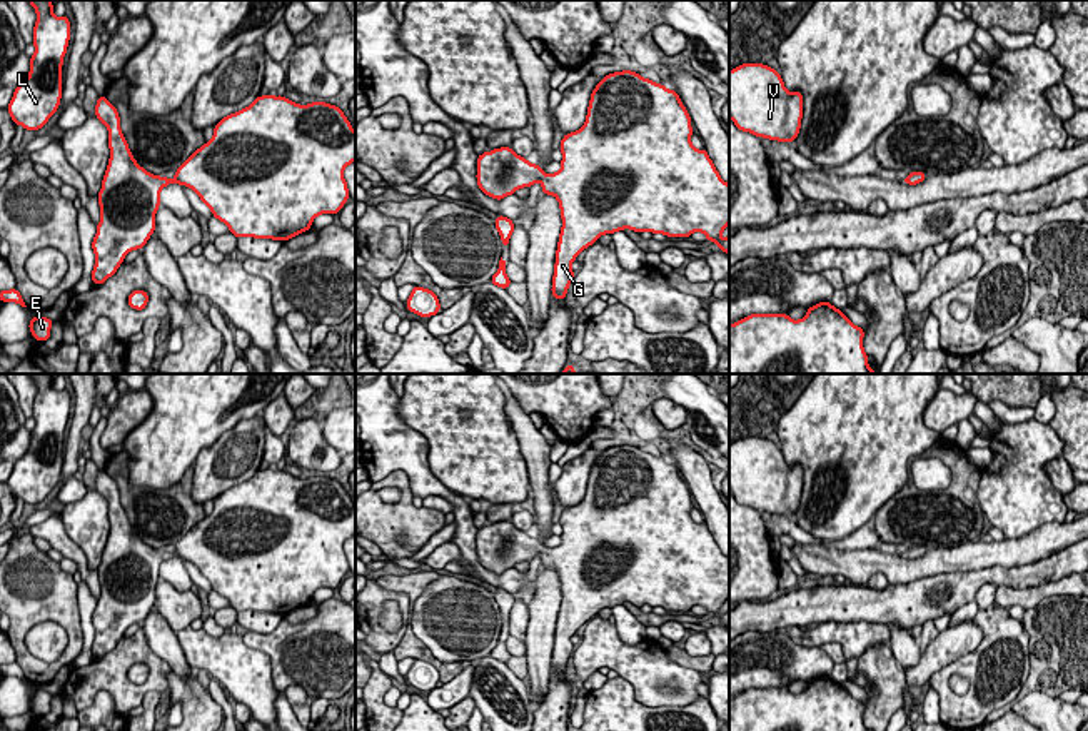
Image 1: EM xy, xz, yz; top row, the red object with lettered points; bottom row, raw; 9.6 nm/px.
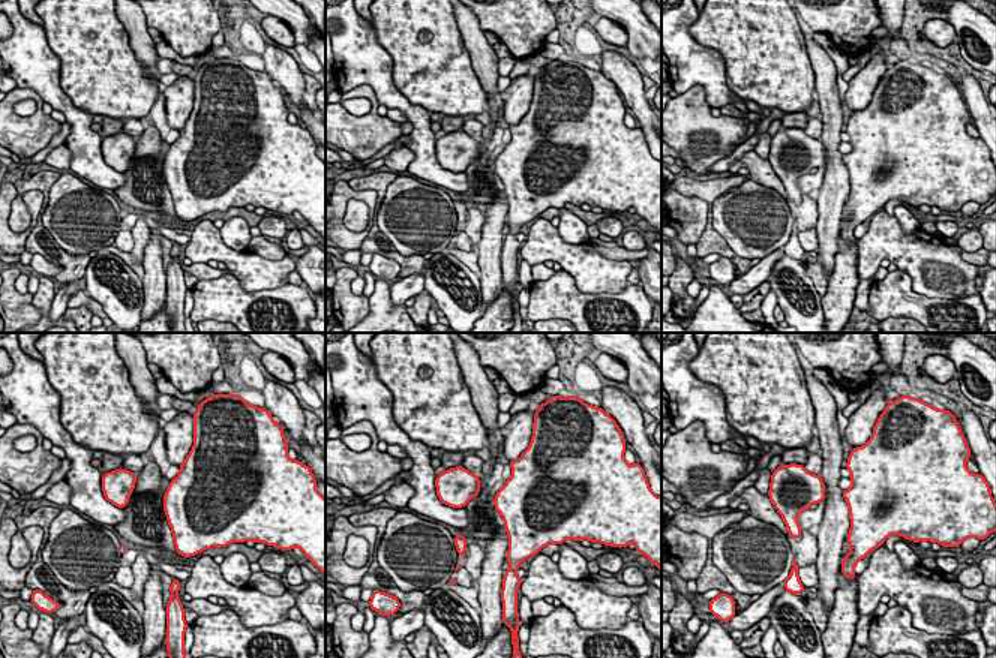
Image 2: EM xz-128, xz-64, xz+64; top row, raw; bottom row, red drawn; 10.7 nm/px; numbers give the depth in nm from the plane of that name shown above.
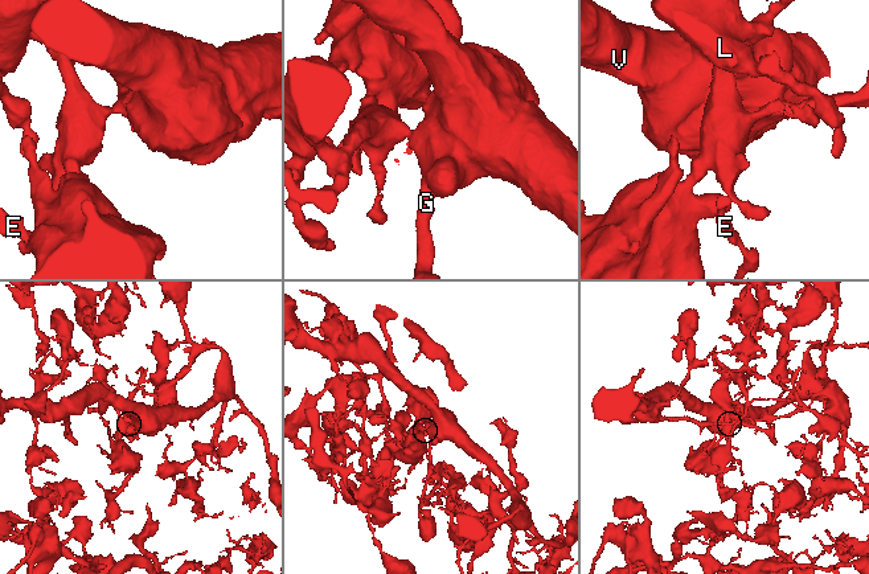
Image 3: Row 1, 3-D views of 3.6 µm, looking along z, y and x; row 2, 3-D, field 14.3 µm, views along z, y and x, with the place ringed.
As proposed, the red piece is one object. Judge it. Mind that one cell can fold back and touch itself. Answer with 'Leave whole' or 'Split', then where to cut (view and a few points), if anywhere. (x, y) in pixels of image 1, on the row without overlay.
Leave whole. No split

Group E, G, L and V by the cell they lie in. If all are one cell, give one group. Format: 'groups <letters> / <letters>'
groups E G L V

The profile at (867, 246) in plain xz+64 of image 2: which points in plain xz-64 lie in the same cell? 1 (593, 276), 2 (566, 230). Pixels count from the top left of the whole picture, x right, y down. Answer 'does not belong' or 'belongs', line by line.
1: belongs
2: does not belong

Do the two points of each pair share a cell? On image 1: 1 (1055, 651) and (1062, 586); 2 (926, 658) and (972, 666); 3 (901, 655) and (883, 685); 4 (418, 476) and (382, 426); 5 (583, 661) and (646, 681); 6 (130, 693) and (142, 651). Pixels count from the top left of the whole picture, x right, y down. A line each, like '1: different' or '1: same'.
1: different
2: different
3: different
4: same
5: same
6: same

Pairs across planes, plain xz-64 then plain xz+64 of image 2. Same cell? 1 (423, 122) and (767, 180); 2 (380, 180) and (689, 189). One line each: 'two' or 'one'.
1: two
2: one

